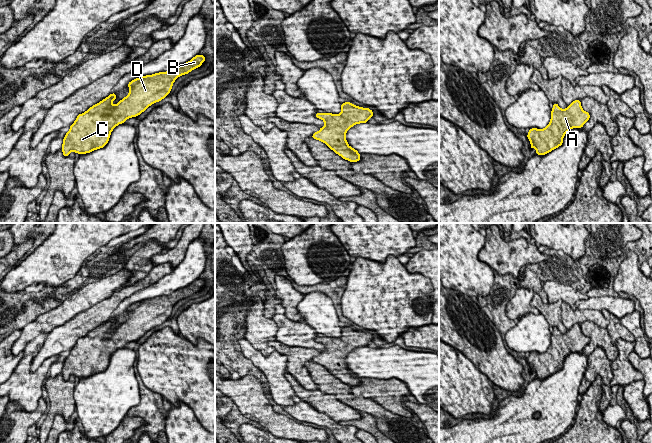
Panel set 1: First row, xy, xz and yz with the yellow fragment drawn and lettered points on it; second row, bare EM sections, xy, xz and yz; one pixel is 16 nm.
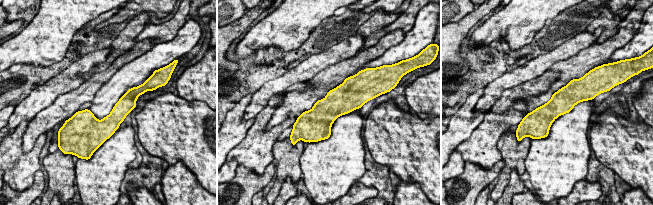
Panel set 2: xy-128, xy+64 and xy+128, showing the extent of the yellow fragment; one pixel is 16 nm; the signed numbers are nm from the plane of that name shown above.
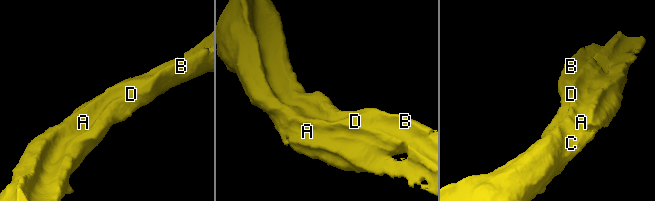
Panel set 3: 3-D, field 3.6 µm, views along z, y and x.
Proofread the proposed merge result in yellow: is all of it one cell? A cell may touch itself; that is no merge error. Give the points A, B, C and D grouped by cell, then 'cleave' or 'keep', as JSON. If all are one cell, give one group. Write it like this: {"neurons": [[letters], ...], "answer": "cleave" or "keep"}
{"neurons": [["A", "B", "C", "D"]], "answer": "keep"}

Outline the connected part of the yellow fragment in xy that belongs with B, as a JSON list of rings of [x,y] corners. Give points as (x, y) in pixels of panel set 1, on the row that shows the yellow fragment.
[[[196,55],[170,71],[136,78],[128,83],[129,94],[116,105],[112,101],[117,96],[112,93],[79,114],[63,139],[63,155],[67,157],[71,151],[86,154],[106,146],[117,125],[140,115],[149,106],[164,99],[178,77],[200,67],[205,59],[204,55]]]

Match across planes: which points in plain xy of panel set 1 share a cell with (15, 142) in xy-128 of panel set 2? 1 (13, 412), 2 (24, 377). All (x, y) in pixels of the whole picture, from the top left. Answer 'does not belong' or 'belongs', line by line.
1: does not belong
2: belongs

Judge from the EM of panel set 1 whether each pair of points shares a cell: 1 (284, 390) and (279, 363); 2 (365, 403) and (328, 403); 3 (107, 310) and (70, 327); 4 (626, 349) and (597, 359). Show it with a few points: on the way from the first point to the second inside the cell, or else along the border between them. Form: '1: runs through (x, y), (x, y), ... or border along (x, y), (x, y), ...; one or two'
1: runs through (279, 383), (279, 370); one
2: border along (322, 392), (332, 394), (337, 399), (358, 410); two
3: runs through (98, 314), (79, 326); one
4: border along (611, 361), (612, 379), (610, 385); two

